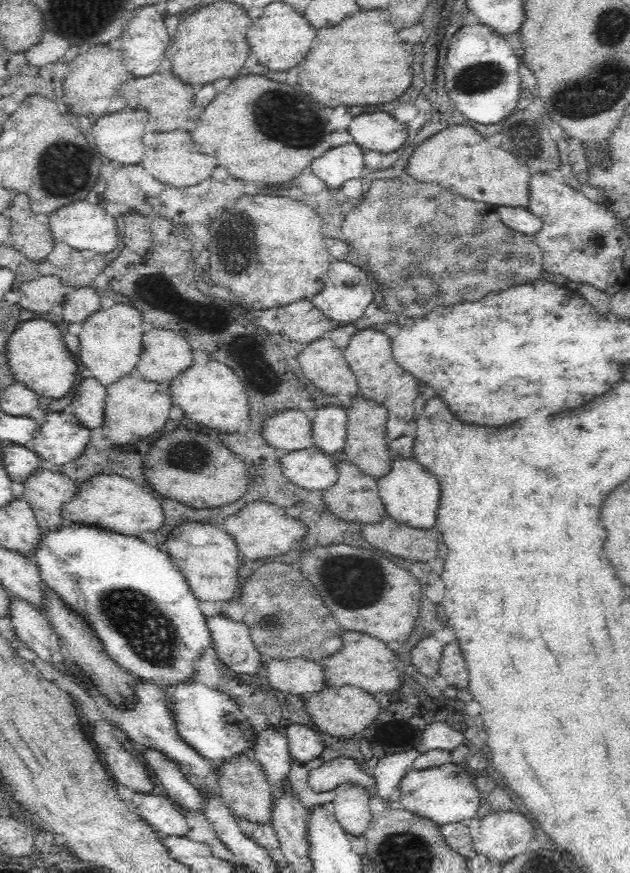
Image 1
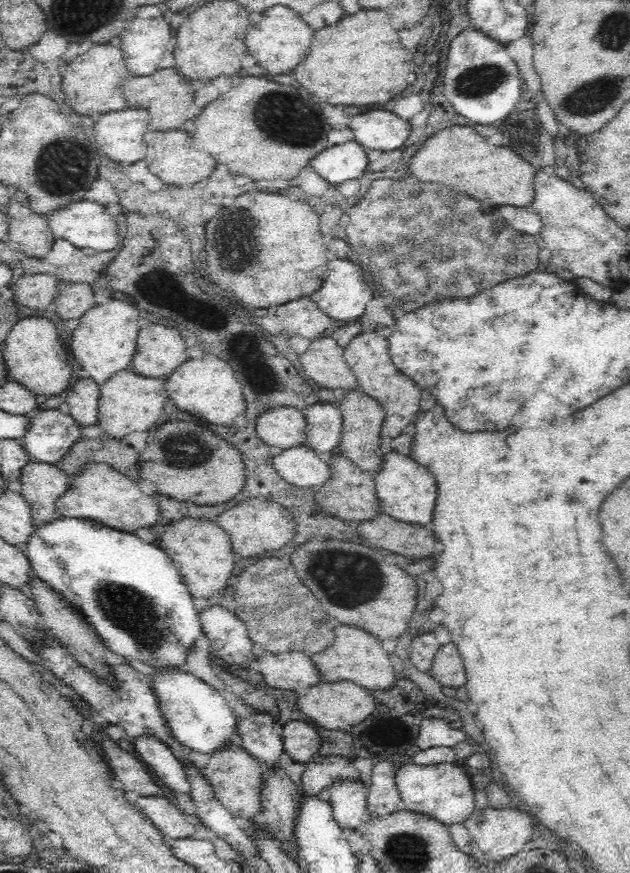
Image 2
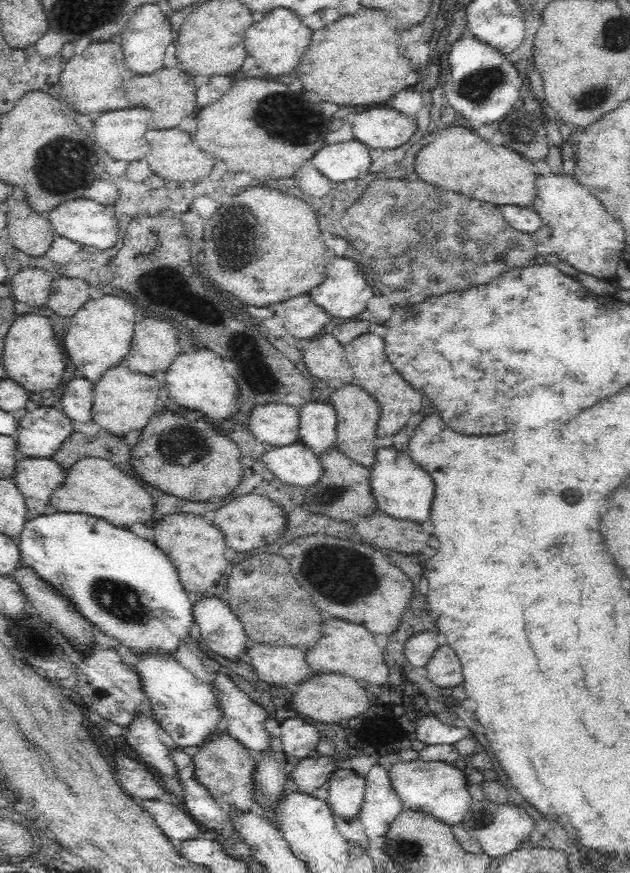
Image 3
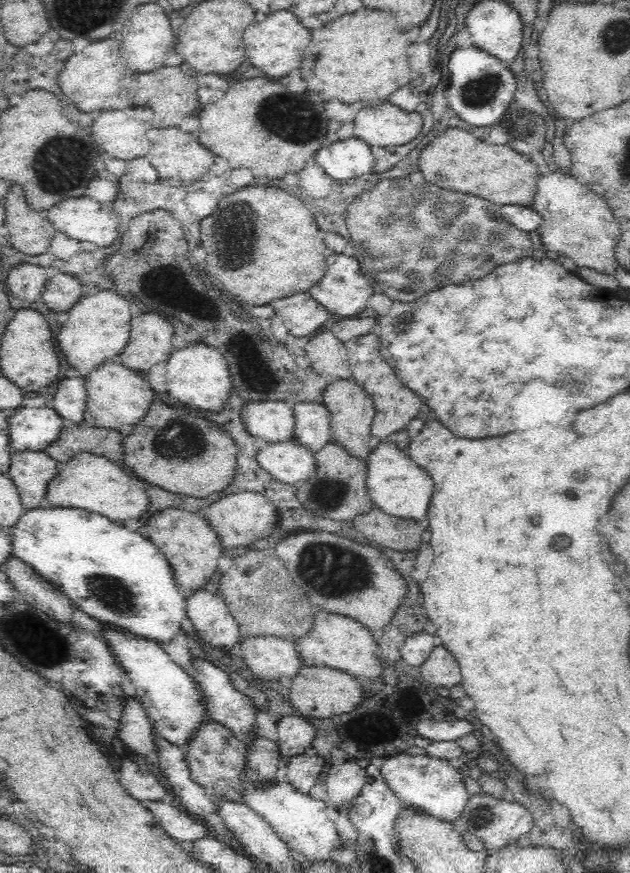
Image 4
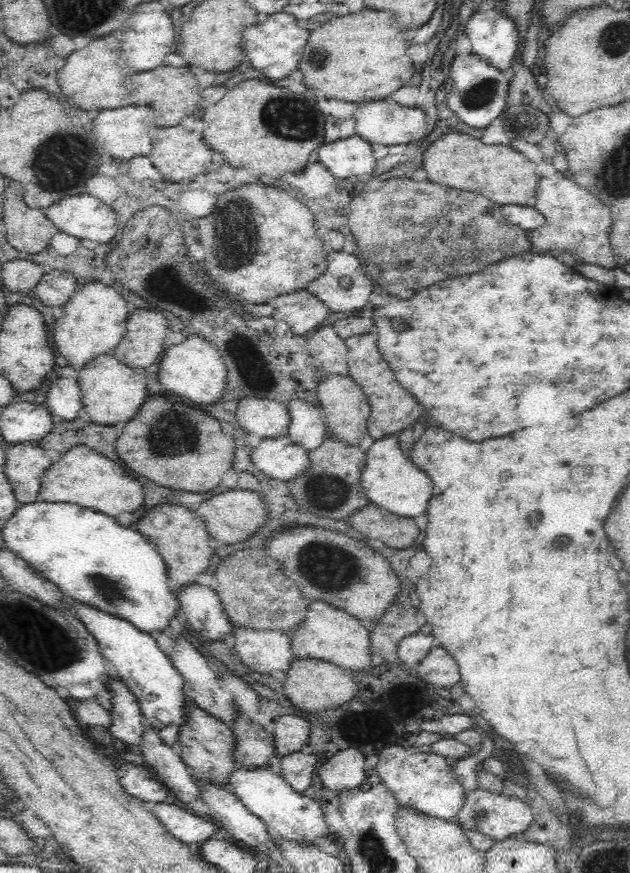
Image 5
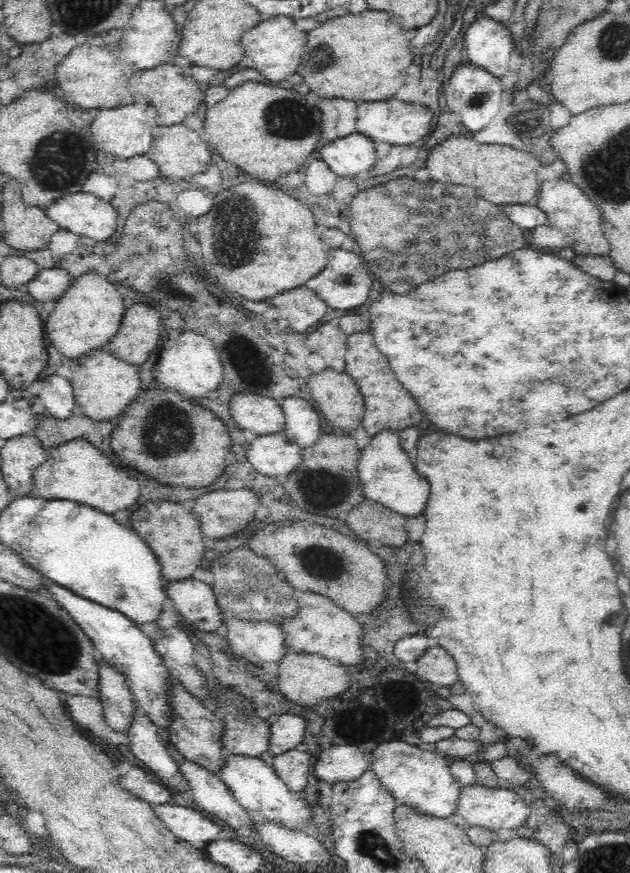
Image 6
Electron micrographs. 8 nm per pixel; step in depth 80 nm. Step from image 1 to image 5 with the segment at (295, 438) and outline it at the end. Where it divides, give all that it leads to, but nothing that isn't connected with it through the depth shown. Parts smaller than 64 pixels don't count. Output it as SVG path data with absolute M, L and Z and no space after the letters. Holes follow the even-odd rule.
M244 398L238 402L236 416L246 433L258 434L263 439L289 436L289 408L283 402Z

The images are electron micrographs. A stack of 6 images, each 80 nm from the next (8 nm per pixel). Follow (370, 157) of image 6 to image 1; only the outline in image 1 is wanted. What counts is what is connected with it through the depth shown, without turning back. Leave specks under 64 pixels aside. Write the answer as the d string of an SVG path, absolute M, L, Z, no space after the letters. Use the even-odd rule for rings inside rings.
M354 143L330 148L311 162L310 169L328 190L340 190L347 180L365 175L363 150Z

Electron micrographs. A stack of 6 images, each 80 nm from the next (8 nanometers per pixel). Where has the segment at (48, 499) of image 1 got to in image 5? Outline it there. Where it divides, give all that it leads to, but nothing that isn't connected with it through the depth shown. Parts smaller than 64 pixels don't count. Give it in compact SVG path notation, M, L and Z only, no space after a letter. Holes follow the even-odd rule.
M18 443L4 449L6 460L2 471L12 485L18 503L38 502L42 477L46 476L55 457L36 443Z

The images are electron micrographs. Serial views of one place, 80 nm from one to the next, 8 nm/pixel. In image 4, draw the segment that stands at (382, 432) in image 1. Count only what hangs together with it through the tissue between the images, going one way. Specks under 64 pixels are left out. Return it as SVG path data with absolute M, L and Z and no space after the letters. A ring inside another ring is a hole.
M332 379L324 389L323 405L331 416L330 424L334 442L342 445L350 455L367 462L373 451L368 446L368 442L371 437L371 424L376 414L372 397L354 380Z

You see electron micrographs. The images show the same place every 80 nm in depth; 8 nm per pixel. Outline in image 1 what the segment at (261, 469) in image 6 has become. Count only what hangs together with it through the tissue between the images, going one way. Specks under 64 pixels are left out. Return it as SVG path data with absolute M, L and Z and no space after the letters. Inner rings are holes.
M316 447L290 452L280 461L286 478L305 490L324 492L339 480L335 459Z

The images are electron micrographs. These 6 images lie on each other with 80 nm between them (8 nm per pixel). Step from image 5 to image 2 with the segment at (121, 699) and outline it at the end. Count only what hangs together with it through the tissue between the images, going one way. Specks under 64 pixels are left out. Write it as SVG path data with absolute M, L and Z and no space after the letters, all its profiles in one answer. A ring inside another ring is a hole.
M154 735L151 737L138 737L132 741L136 752L140 754L142 762L152 768L156 778L163 786L168 786L176 795L186 795L191 800L191 786L182 763L174 757L172 751L158 741Z

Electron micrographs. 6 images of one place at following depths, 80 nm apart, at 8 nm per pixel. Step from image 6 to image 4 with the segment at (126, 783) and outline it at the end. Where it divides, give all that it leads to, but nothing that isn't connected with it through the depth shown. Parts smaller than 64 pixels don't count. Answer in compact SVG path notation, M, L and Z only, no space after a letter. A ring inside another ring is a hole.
M129 759L120 762L120 784L139 801L158 802L169 790L156 779L157 770Z

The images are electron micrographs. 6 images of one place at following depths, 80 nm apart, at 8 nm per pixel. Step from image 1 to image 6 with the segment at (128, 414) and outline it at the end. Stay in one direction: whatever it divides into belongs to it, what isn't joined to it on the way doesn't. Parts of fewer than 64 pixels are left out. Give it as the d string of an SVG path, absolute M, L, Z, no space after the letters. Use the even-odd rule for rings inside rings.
M94 349L87 355L70 361L68 365L72 370L71 385L77 406L81 406L85 416L92 420L110 421L112 418L120 418L142 390L139 367L120 360L107 349Z

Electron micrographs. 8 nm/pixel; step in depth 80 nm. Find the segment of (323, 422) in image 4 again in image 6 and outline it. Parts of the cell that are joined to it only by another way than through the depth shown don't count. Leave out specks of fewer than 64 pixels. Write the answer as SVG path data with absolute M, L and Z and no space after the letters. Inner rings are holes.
M298 397L280 400L285 416L283 430L302 449L313 447L321 432L321 417L307 400Z

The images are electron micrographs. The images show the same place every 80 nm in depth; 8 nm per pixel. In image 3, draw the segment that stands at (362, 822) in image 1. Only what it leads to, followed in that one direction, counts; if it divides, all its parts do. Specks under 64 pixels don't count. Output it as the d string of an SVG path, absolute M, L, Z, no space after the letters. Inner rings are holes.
M341 768L331 776L326 801L336 816L342 820L358 820L357 816L364 802L366 781L358 773Z

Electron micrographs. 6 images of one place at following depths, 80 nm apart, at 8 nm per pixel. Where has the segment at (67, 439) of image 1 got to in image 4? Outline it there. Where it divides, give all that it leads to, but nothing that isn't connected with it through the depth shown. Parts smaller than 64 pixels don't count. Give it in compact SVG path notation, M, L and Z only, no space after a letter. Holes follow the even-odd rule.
M50 404L38 408L20 407L7 421L12 449L20 453L45 452L45 448L69 425Z

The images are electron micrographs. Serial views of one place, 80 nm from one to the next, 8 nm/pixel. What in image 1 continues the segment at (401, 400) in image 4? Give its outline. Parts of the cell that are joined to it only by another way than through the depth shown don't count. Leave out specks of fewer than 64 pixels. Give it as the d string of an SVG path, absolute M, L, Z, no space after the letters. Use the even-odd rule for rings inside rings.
M374 327L357 330L350 339L343 355L357 378L359 394L364 399L374 401L377 405L386 408L389 412L387 438L396 440L406 432L406 424L416 420L418 412L414 412L414 394L418 392L418 380L406 370L398 366L397 360L391 351L391 339L382 331L376 331ZM416 384L416 390L414 390Z

